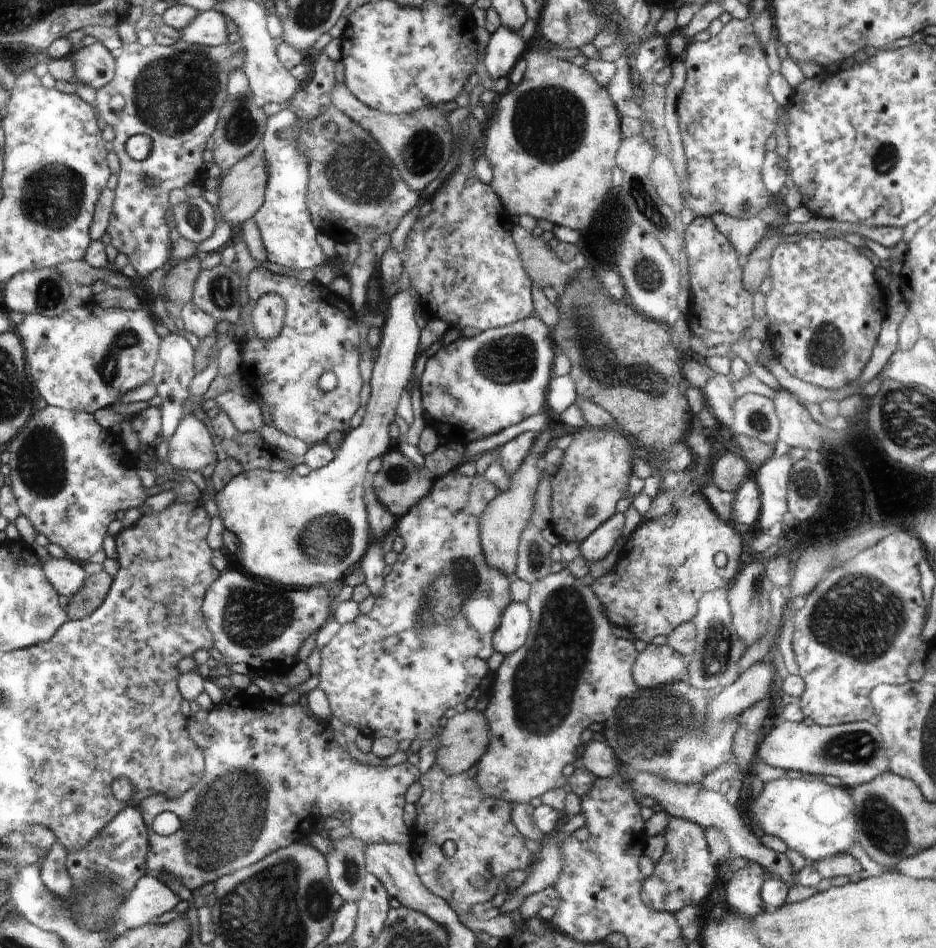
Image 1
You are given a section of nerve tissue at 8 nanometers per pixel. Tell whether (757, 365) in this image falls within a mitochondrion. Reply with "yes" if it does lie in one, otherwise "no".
no

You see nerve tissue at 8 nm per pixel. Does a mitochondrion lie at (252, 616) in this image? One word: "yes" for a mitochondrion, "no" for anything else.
yes

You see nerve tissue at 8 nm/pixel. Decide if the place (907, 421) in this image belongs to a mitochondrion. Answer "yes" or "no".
yes

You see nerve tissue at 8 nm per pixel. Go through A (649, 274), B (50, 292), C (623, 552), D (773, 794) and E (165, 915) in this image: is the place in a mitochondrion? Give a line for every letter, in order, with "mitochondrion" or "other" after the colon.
A: mitochondrion
B: mitochondrion
C: other
D: other
E: other

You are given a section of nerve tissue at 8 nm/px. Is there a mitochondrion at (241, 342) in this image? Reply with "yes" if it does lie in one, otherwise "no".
no

